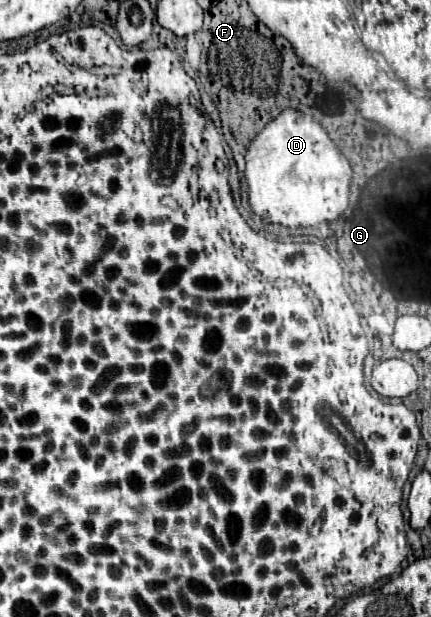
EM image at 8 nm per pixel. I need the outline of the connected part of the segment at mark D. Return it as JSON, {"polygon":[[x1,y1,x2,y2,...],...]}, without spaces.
{"polygon":[[287,107,271,119,245,155,249,205,265,223,283,227,315,227,337,221,349,207,351,163,329,133,307,113]]}

